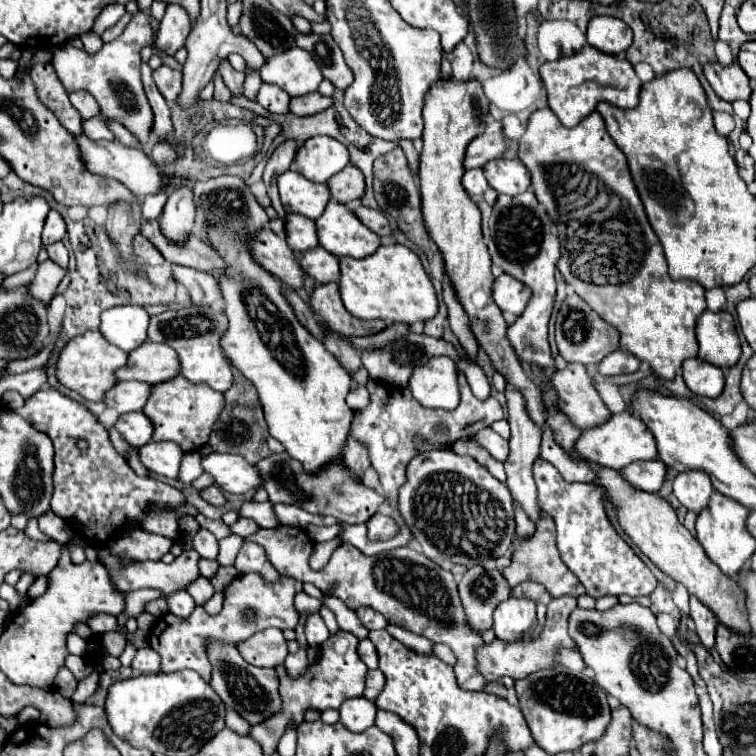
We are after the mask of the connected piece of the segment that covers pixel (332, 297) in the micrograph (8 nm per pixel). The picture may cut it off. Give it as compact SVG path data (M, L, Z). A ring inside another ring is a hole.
M338 283L318 285L310 297L310 307L330 325L332 331L338 331L346 337L376 335L386 327L384 321L362 321L352 317L340 299Z

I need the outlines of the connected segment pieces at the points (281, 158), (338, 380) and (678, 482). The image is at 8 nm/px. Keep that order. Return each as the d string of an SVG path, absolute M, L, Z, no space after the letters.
M284 141L268 159L268 165L264 169L264 183L268 187L268 197L272 199L272 207L278 211L278 217L284 219L286 211L278 199L278 189L276 189L276 177L280 177L284 171L288 171L290 163L294 161L294 155L298 151L298 145L294 141Z
M216 177L208 181L182 181L174 179L170 181L172 189L178 185L194 185L194 197L196 207L202 211L202 217L210 221L210 239L218 251L218 255L230 265L230 273L226 277L220 277L220 287L226 301L226 317L230 321L230 327L226 335L222 337L220 345L226 351L232 365L254 383L258 397L264 407L266 423L270 429L270 435L278 439L286 453L290 453L292 459L300 461L306 473L318 473L326 465L334 461L344 459L344 447L346 437L350 433L350 423L354 411L346 405L346 395L350 391L352 379L348 371L338 363L338 359L326 351L322 341L312 337L302 325L298 325L298 319L294 317L294 311L286 305L286 299L282 299L282 283L274 281L268 273L262 273L254 261L250 261L250 253L246 253L246 237L250 233L256 233L264 225L268 225L266 211L258 205L256 197L250 195L248 187L238 177Z
M684 471L678 473L674 479L674 495L678 497L678 501L698 513L702 511L702 507L708 505L710 495L714 493L714 487L710 483L710 477L706 477L706 473L698 473L698 471Z

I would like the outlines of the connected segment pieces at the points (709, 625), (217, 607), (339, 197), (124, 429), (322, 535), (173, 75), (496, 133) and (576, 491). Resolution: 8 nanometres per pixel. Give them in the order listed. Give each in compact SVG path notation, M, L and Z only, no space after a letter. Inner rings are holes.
M690 597L690 617L694 619L700 643L706 649L714 647L714 631L718 625L718 617L704 603L700 603L696 597Z
M216 592L204 605L205 611L210 615L216 615L220 612L223 603L223 593Z
M346 165L340 173L330 177L330 181L326 185L330 187L332 197L344 205L354 199L362 199L364 189L366 189L364 175L354 165Z
M134 411L134 413L124 413L120 415L120 419L114 425L122 437L132 445L132 447L142 447L152 439L152 431L154 425L152 421L142 413L142 411Z
M308 525L306 527L306 533L312 541L320 543L320 541L330 541L330 539L336 539L338 533L340 533L340 527L338 525L332 525L332 527L316 527L316 525Z
M162 65L160 69L154 71L154 81L156 81L160 93L164 95L164 99L168 103L174 103L176 97L178 97L178 91L182 87L182 83L180 83L182 81L182 73L178 69L170 69L170 67Z
M490 121L486 125L486 131L468 145L464 167L466 169L482 167L486 161L500 159L506 149L508 149L508 139L502 131L502 123L500 121ZM496 145L498 145L498 153L496 153Z
M548 461L534 463L534 479L538 485L538 503L546 511L558 531L558 551L562 561L574 571L586 593L594 599L604 595L650 595L656 589L656 577L642 559L614 531L604 513L604 493L590 483L568 483Z

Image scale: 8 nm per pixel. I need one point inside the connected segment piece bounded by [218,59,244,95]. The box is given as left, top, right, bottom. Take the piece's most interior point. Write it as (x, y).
(234, 80)

